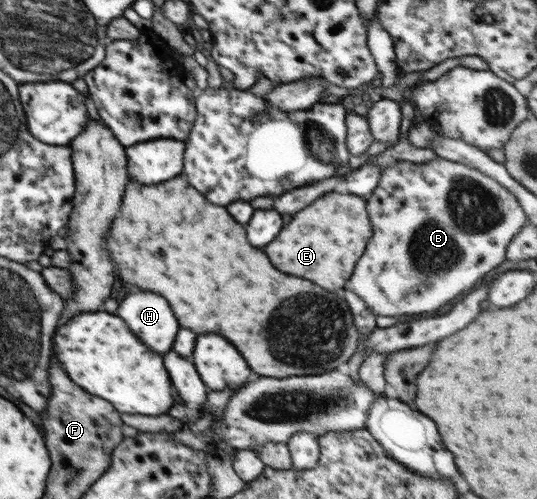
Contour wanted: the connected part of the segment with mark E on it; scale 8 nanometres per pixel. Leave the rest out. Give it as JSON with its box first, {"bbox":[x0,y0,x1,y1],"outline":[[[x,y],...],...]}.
{"bbox":[264,192,373,292],"outline":[[[328,192],[306,209],[298,211],[294,219],[280,231],[280,235],[264,247],[272,265],[294,277],[316,281],[328,291],[336,292],[345,287],[355,270],[355,263],[365,252],[372,237],[373,227],[368,215],[367,201],[363,196]]]}

